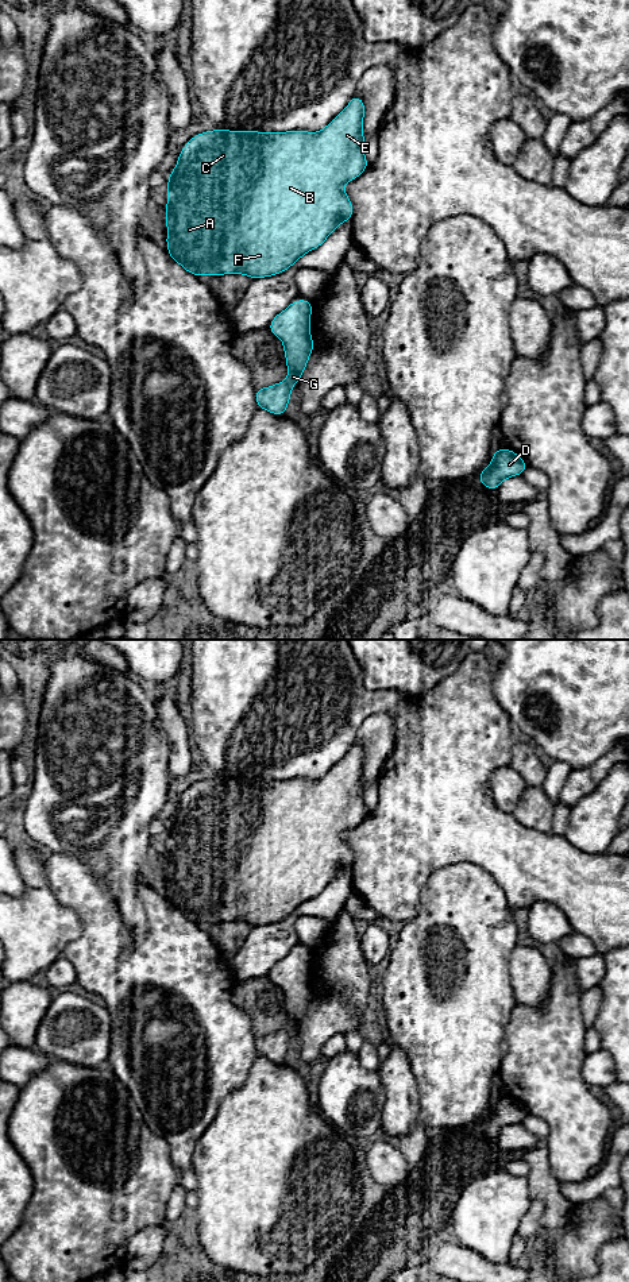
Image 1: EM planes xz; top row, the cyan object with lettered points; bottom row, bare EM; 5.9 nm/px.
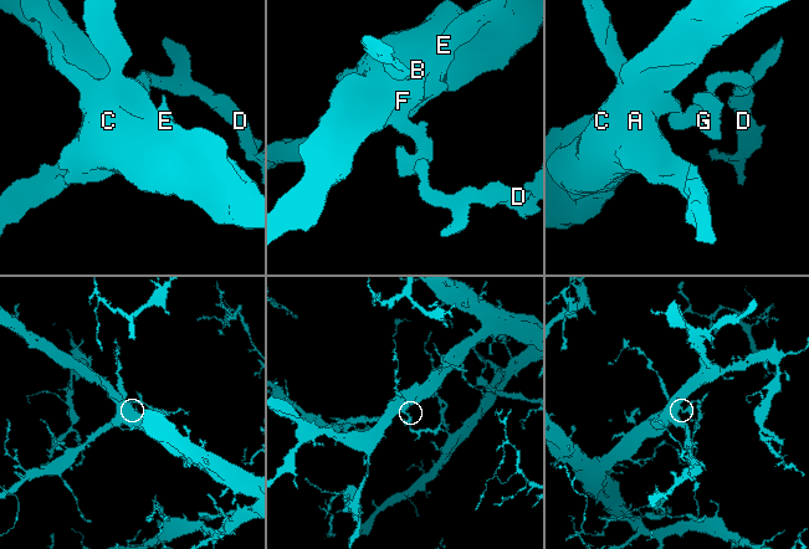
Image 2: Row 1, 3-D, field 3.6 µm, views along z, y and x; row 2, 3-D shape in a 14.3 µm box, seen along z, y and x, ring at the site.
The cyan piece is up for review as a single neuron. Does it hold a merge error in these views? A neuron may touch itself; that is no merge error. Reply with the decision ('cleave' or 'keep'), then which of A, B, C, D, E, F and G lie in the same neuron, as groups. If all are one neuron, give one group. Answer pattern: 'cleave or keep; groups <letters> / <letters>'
keep; groups A B C D E F G

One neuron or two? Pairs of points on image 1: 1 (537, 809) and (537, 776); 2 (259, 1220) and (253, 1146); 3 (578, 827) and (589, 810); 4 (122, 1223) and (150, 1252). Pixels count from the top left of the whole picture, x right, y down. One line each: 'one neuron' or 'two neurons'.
1: two neurons
2: one neuron
3: one neuron
4: two neurons

